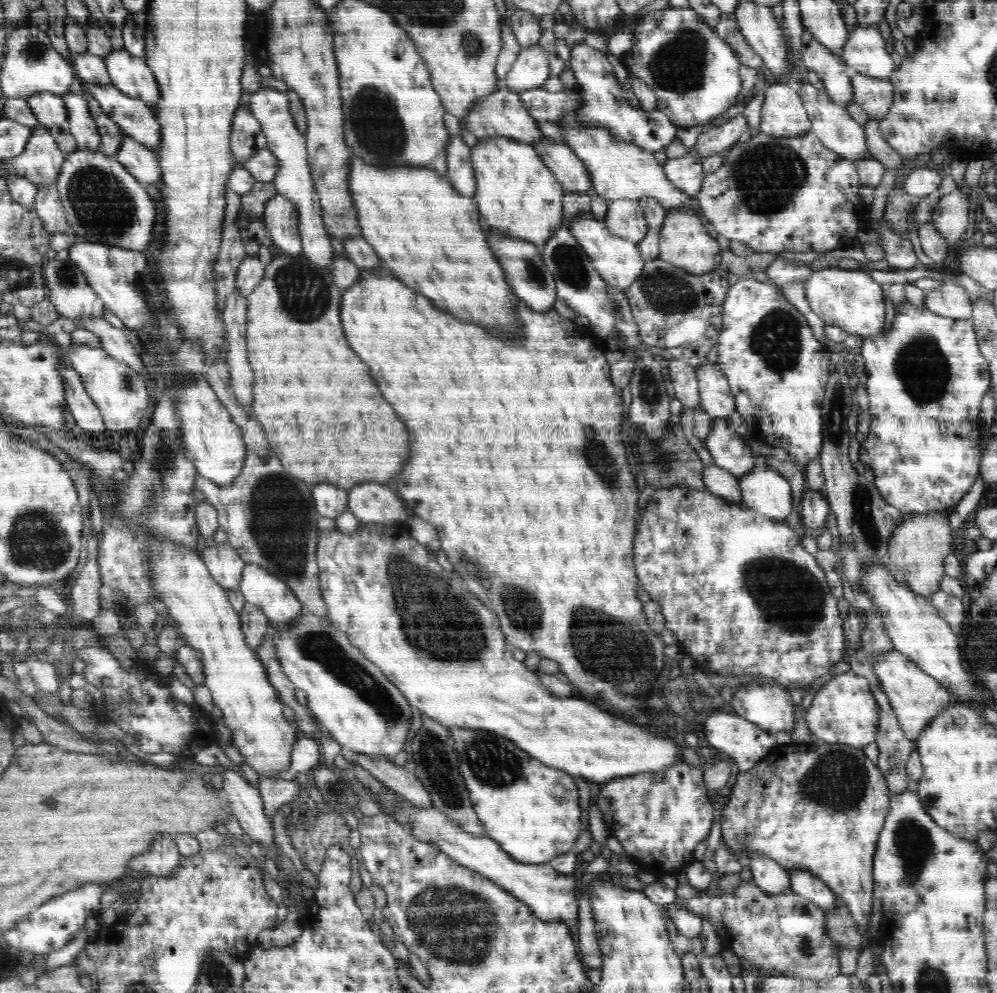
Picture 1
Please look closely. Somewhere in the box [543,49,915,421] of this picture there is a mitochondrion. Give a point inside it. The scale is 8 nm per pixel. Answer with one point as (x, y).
(766, 177)

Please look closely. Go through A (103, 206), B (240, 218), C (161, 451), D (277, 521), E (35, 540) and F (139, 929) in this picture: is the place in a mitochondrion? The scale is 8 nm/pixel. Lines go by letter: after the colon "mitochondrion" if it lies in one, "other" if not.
A: mitochondrion
B: other
C: mitochondrion
D: mitochondrion
E: mitochondrion
F: other

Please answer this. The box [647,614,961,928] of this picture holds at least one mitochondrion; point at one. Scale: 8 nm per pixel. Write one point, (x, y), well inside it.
(836, 782)

